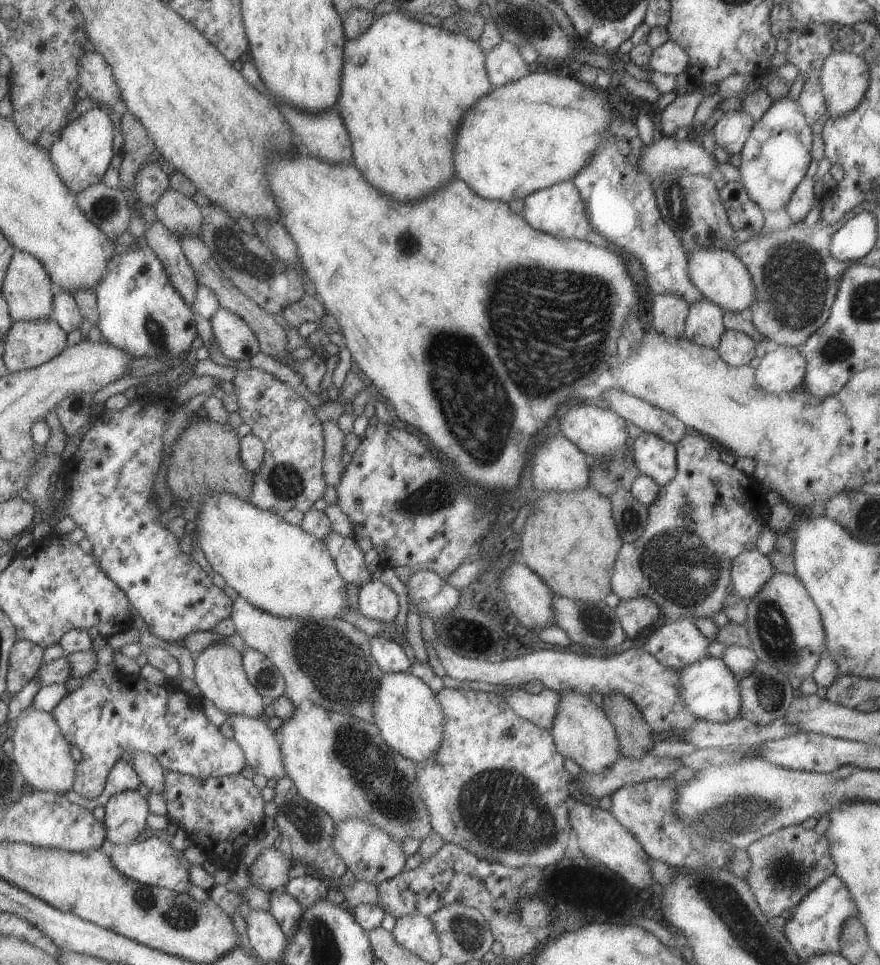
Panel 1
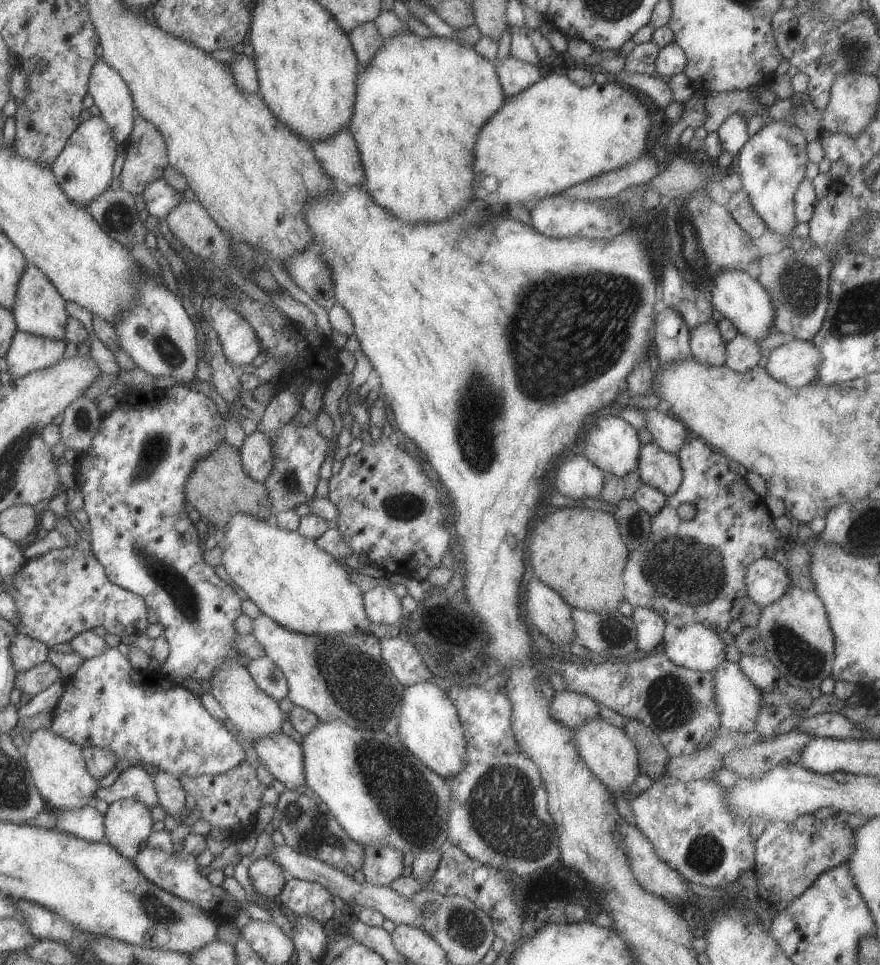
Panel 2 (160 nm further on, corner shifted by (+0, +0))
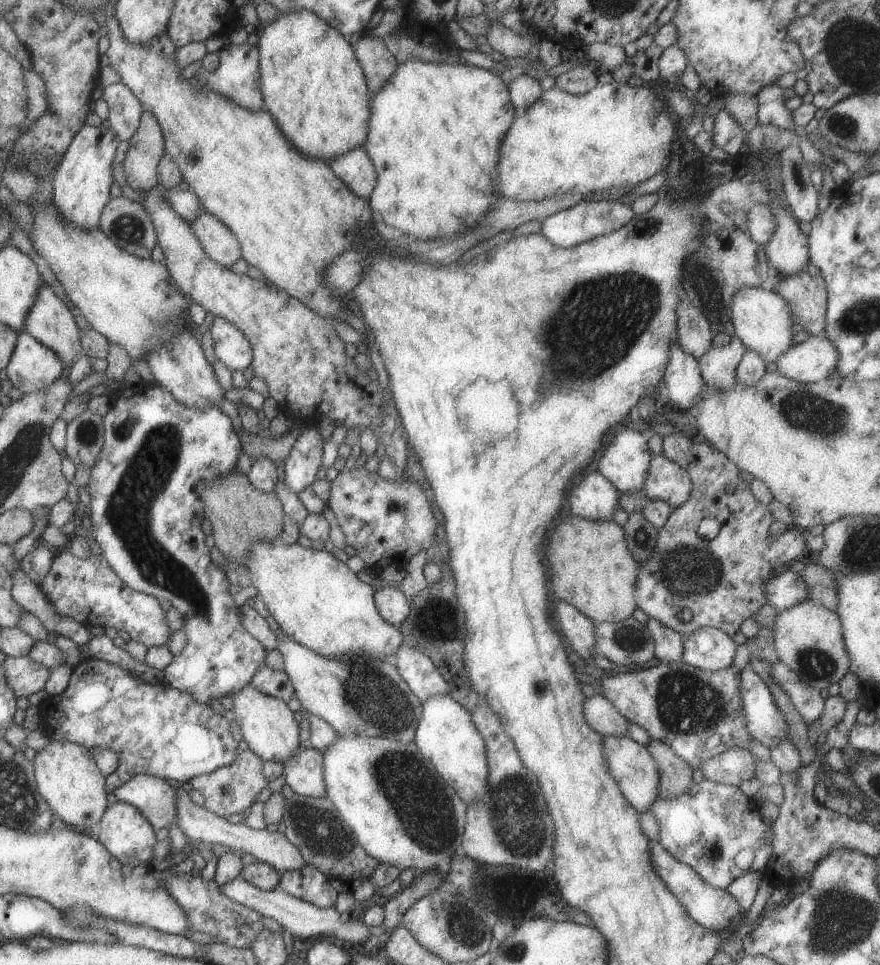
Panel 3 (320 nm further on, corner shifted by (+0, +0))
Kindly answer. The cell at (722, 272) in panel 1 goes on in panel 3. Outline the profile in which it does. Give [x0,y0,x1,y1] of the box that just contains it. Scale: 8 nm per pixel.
[731,287,796,363]

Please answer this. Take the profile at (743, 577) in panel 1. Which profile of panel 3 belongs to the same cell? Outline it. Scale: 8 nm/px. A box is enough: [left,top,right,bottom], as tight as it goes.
[764,568,809,611]

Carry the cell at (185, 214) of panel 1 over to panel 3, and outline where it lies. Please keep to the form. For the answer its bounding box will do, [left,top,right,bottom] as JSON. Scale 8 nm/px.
[190,210,240,268]

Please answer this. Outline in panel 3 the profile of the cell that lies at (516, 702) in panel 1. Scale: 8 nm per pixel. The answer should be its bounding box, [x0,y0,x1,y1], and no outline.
[583,692,628,737]

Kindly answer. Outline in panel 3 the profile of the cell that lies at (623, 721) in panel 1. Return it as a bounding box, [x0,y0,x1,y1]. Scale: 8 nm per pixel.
[646,739,693,797]

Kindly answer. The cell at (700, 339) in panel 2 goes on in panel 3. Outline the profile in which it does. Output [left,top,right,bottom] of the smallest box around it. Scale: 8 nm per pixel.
[697,337,745,391]

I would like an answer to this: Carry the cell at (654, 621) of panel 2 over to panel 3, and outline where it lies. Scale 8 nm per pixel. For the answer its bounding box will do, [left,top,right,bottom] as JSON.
[648,618,683,662]

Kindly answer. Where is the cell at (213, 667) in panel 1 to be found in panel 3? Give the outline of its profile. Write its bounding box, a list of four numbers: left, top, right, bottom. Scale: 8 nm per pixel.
[231,682,303,764]

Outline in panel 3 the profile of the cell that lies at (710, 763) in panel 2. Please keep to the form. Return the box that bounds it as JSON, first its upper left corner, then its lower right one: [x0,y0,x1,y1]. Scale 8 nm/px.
[697,749,758,787]

